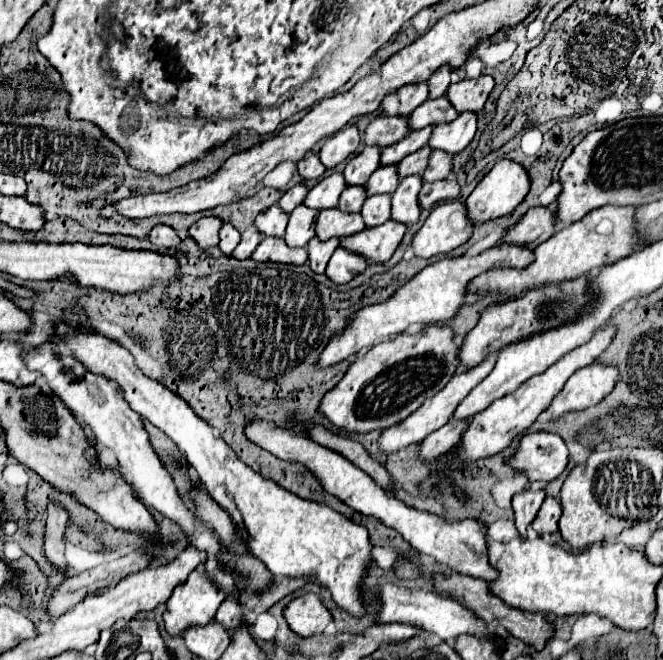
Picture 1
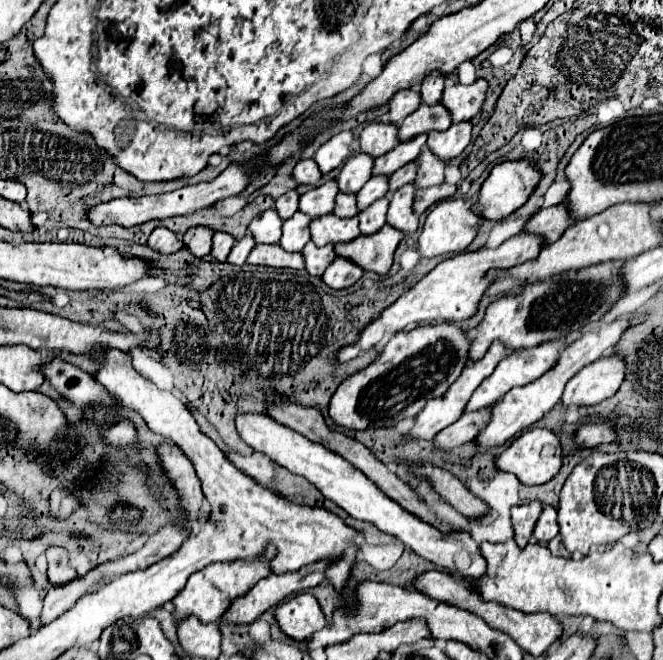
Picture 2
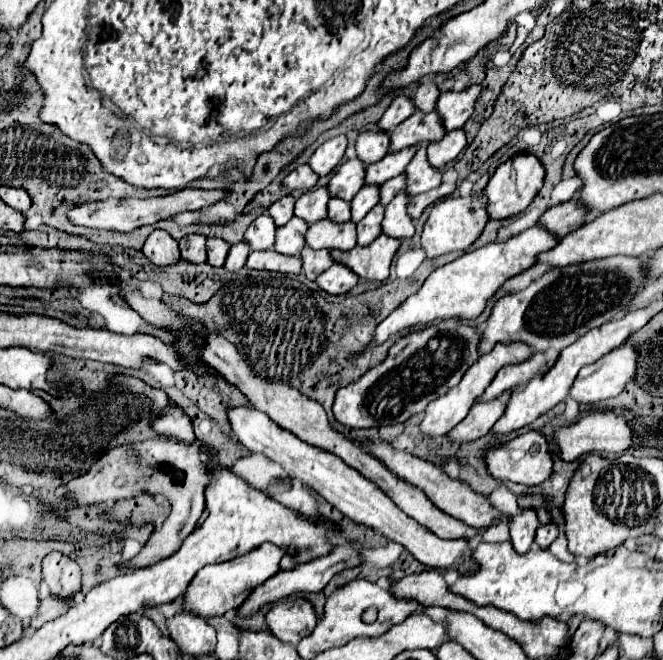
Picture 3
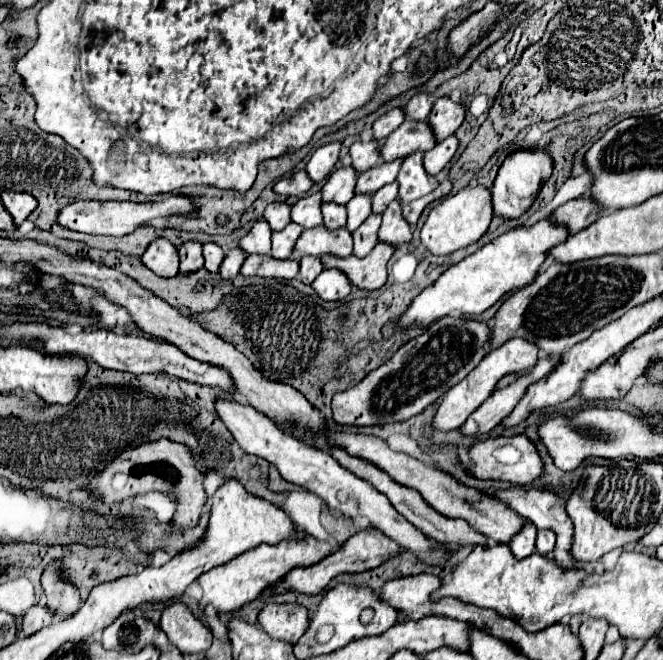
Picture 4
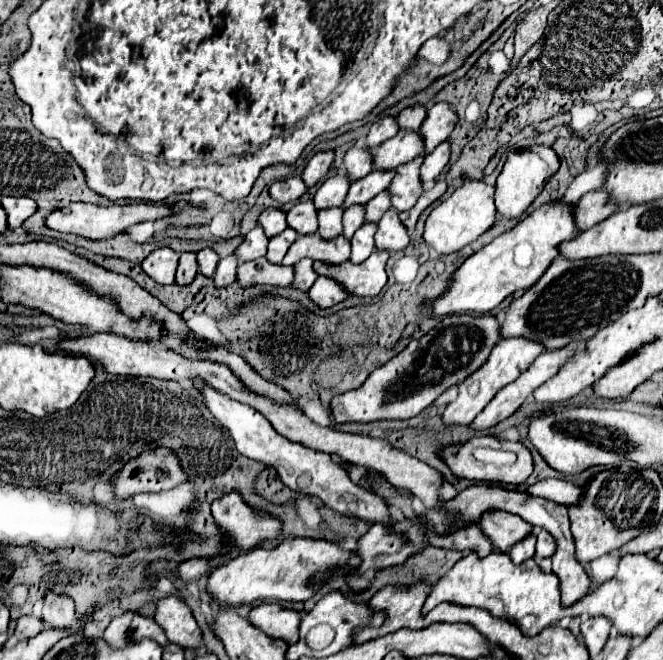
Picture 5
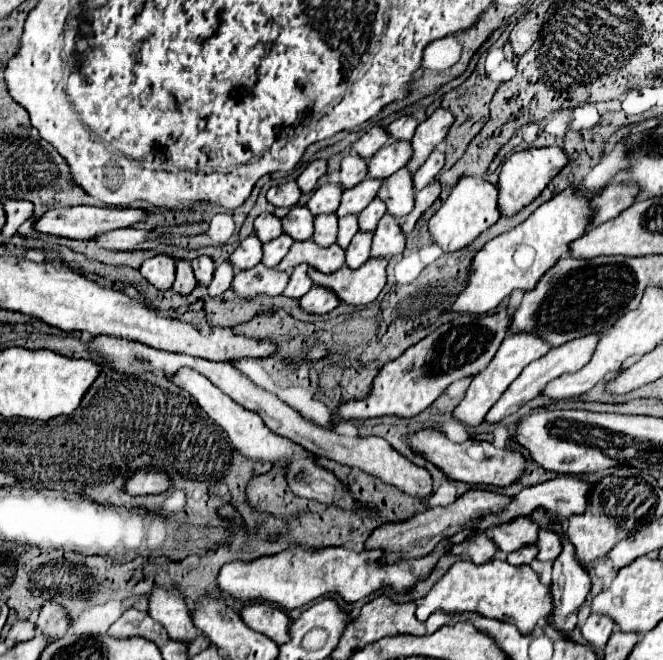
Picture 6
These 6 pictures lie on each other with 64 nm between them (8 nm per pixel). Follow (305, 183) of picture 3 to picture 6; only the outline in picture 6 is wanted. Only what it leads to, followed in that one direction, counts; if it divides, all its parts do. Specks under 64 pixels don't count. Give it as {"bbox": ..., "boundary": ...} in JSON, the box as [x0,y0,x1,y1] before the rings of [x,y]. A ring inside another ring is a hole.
{"bbox":[266,180,302,206],"boundary":[[[290,180],[290,182],[284,182],[284,184],[278,184],[278,186],[272,186],[266,194],[266,198],[274,204],[274,206],[294,206],[298,202],[298,198],[302,196],[302,190],[298,188],[296,180]]]}

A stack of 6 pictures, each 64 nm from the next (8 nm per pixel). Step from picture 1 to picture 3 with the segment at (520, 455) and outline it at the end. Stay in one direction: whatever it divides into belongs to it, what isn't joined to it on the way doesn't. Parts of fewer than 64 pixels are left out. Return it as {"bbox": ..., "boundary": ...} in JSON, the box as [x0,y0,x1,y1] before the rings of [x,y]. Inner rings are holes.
{"bbox":[486,432,554,486],"boundary":[[[526,432],[526,434],[520,434],[516,436],[514,440],[510,440],[508,444],[504,444],[502,448],[498,450],[488,450],[486,454],[486,464],[488,464],[488,470],[494,478],[502,478],[502,480],[510,480],[510,482],[518,482],[518,484],[524,484],[524,486],[538,486],[542,484],[544,480],[550,478],[552,474],[552,466],[554,466],[554,460],[550,456],[550,444],[546,440],[546,436],[542,432]],[[510,450],[522,450],[524,456],[520,460],[512,460],[510,458]]]}

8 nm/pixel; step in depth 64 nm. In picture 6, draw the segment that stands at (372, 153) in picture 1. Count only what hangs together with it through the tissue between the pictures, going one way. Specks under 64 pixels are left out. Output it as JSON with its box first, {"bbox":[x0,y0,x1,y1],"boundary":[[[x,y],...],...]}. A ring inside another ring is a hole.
{"bbox":[308,182,342,216],"boundary":[[[326,182],[314,192],[314,196],[308,202],[308,208],[314,216],[336,212],[336,208],[340,204],[340,196],[342,196],[342,186]]]}

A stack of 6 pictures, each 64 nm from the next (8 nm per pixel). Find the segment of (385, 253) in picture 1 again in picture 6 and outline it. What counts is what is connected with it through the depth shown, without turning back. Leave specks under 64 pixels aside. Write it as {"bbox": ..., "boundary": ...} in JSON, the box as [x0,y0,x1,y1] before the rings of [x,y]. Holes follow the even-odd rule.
{"bbox":[308,258,388,306],"boundary":[[[370,258],[356,270],[342,266],[332,274],[324,274],[316,268],[310,268],[308,274],[312,276],[314,284],[332,288],[342,302],[362,306],[376,300],[376,296],[382,292],[386,284],[386,264],[388,258]]]}

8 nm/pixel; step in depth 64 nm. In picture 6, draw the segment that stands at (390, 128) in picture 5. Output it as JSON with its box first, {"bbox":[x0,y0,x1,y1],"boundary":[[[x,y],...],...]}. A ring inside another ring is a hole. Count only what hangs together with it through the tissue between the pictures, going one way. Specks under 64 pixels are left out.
{"bbox":[352,126,392,158],"boundary":[[[374,126],[374,128],[370,128],[352,148],[362,156],[362,158],[370,158],[372,154],[376,154],[376,150],[382,146],[382,144],[386,144],[386,142],[390,142],[392,138],[390,138],[390,134],[388,134],[388,130],[384,128],[384,126]]]}

